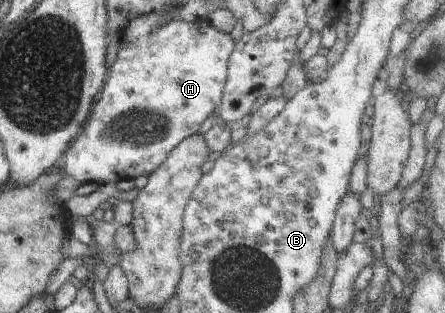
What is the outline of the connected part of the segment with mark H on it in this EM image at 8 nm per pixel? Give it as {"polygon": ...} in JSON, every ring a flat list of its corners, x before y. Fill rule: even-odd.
{"polygon":[[196,19,191,23,187,21,170,22,168,26,162,26,156,34,151,37,151,40,147,44,146,48,136,48,134,44,131,44,132,48,126,48,122,52,118,51,118,58,110,72,107,73,107,77,99,92,96,101,93,103,91,111,89,112,89,119,86,121,82,134,74,139,74,144,71,144,64,153,64,174,70,177,74,177,79,184,88,182,98,182,100,185,107,185,110,183,116,183,123,179,134,179,138,176,148,176,151,172,154,172,155,168,158,168,165,160,166,157,184,140,189,136,196,135,200,125,210,116,215,114,220,104,223,88,227,79,227,64,230,58,230,54,234,52,235,43,232,41,232,37,228,33,223,33,217,30,209,20]]}

